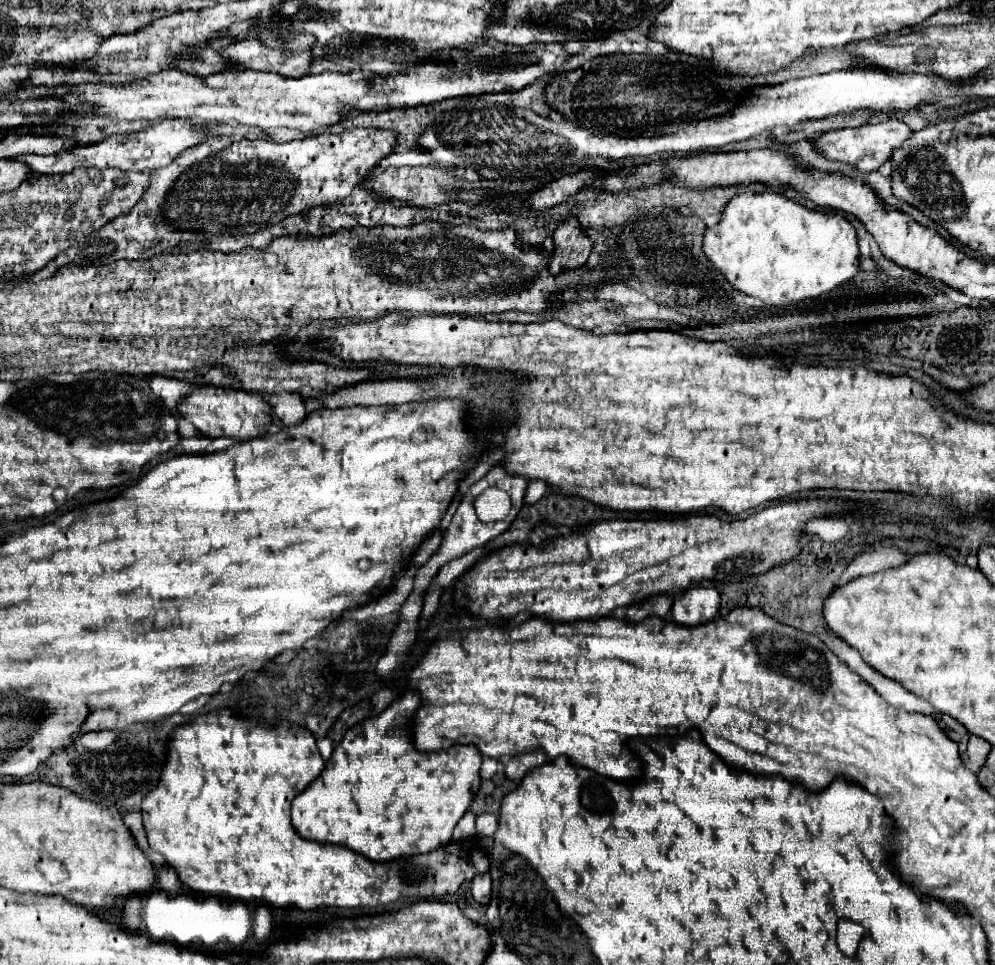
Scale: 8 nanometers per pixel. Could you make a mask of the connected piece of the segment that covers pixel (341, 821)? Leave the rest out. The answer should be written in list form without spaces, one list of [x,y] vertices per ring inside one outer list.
[[[408,689],[402,697],[390,703],[384,713],[368,717],[346,731],[344,739],[334,747],[320,777],[316,777],[314,783],[292,801],[292,825],[296,821],[300,837],[348,847],[376,863],[430,853],[432,849],[450,843],[456,823],[468,811],[480,787],[478,771],[482,755],[474,745],[452,745],[448,751],[418,751],[412,737],[412,719],[418,707],[420,693]]]

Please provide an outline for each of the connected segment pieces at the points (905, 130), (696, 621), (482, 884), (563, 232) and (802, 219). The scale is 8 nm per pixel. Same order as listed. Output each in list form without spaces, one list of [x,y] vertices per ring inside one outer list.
[[[888,119],[888,121],[882,121],[882,123],[868,123],[868,125],[860,127],[860,129],[828,131],[828,133],[820,135],[814,143],[818,145],[818,149],[828,159],[850,163],[852,167],[856,167],[860,171],[876,171],[880,165],[890,161],[896,147],[904,145],[904,141],[908,141],[910,135],[912,135],[912,129],[906,123],[896,121],[896,119]]]
[[[694,587],[674,601],[670,615],[678,625],[704,625],[712,621],[720,607],[720,593],[714,587]]]
[[[482,873],[482,875],[476,875],[472,879],[472,897],[476,903],[482,903],[486,905],[490,901],[490,889],[492,889],[492,881],[490,881],[490,875],[488,873]]]
[[[568,217],[566,221],[562,221],[556,227],[552,241],[554,253],[548,269],[554,277],[581,268],[592,251],[592,241],[580,231],[580,223],[576,217]]]
[[[740,193],[732,197],[722,213],[722,221],[708,227],[704,235],[704,253],[736,289],[770,305],[788,305],[820,297],[852,281],[860,271],[856,229],[842,213],[812,211],[780,193]]]

